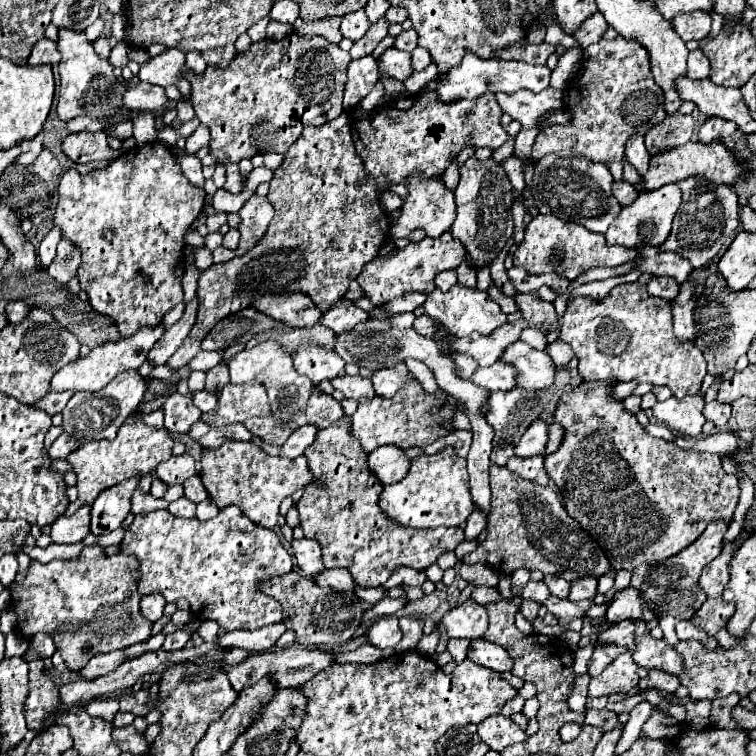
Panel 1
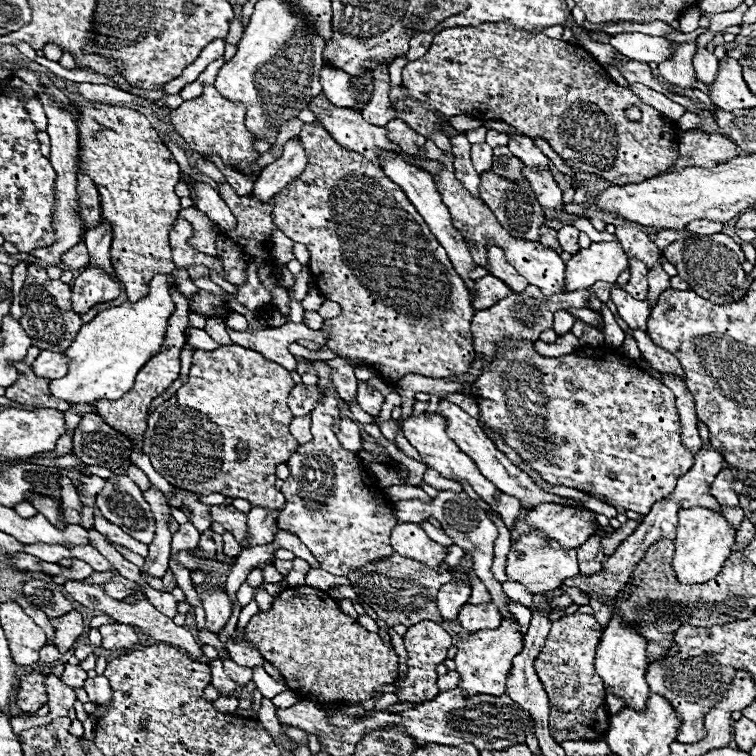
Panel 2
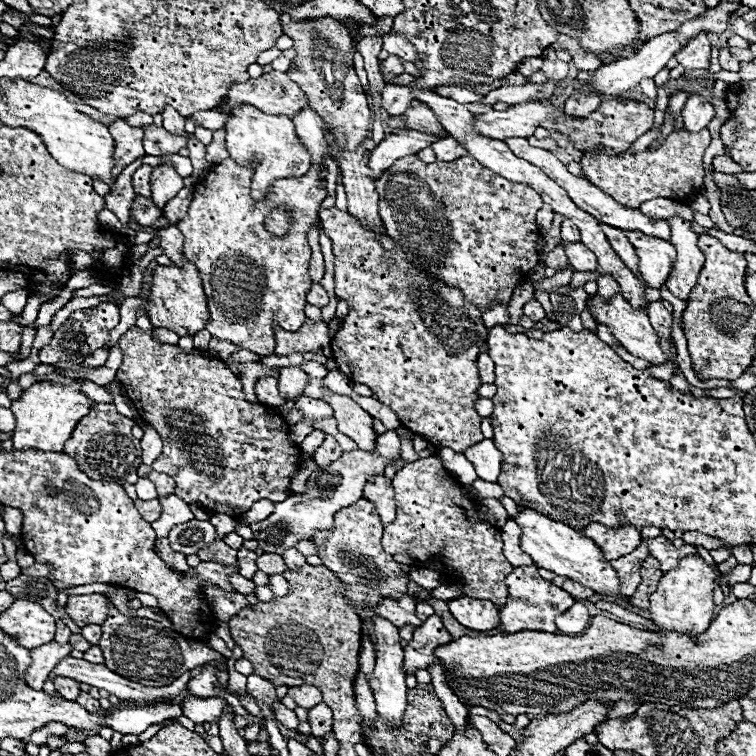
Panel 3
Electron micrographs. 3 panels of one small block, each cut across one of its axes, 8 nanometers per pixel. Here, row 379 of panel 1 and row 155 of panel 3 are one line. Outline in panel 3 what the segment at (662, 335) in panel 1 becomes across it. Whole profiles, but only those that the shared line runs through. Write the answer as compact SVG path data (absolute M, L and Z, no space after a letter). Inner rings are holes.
M686 130L670 132L654 150L644 150L638 154L632 152L620 152L620 154L608 154L608 152L596 152L588 150L584 152L580 166L582 174L594 182L598 188L602 188L606 194L610 194L616 202L638 208L642 202L652 198L672 198L678 202L688 202L696 198L704 186L704 168L702 168L702 156L704 150L710 146L710 132L700 130L698 134L690 134Z

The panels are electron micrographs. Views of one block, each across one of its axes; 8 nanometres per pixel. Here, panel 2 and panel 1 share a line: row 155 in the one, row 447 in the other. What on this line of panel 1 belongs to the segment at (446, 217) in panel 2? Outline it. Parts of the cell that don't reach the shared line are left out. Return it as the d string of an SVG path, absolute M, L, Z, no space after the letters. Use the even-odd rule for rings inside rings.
M380 446L368 454L368 468L374 472L378 482L388 486L400 482L406 476L410 460L398 446Z

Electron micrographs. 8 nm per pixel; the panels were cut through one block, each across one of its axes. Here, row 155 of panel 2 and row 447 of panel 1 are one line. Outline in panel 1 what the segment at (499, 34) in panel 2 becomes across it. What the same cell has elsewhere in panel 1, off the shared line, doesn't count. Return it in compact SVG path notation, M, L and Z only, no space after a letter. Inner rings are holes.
M582 382L578 386L574 386L570 392L566 392L554 410L554 422L558 422L564 428L564 438L560 448L554 454L544 456L546 462L546 474L550 476L550 480L558 486L562 500L564 500L564 508L566 512L576 518L576 522L580 522L580 526L602 546L602 550L606 552L610 564L614 570L634 570L640 564L648 564L648 562L660 562L664 558L670 558L674 554L678 554L680 550L684 550L686 546L690 546L706 528L706 524L714 518L724 518L730 520L734 514L734 508L738 504L738 496L740 496L740 488L738 488L738 478L734 474L726 474L720 466L720 456L718 454L702 454L702 452L684 452L680 450L674 442L666 442L660 438L650 436L636 420L636 416L632 412L628 412L622 404L622 400L618 400L614 396L614 388L618 382Z

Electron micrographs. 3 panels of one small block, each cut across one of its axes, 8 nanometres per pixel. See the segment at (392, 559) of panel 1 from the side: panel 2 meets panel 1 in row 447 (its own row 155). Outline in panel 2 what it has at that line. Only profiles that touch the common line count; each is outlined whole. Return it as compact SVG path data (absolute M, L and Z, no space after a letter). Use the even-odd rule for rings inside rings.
M318 122L304 124L300 140L308 154L308 166L294 182L278 192L272 216L288 238L310 250L308 266L320 294L342 306L340 316L326 320L322 326L326 346L338 356L372 368L392 388L406 374L464 374L476 356L470 332L476 310L470 302L470 290L456 274L446 250L438 244L400 186L390 182L380 166L338 146Z

